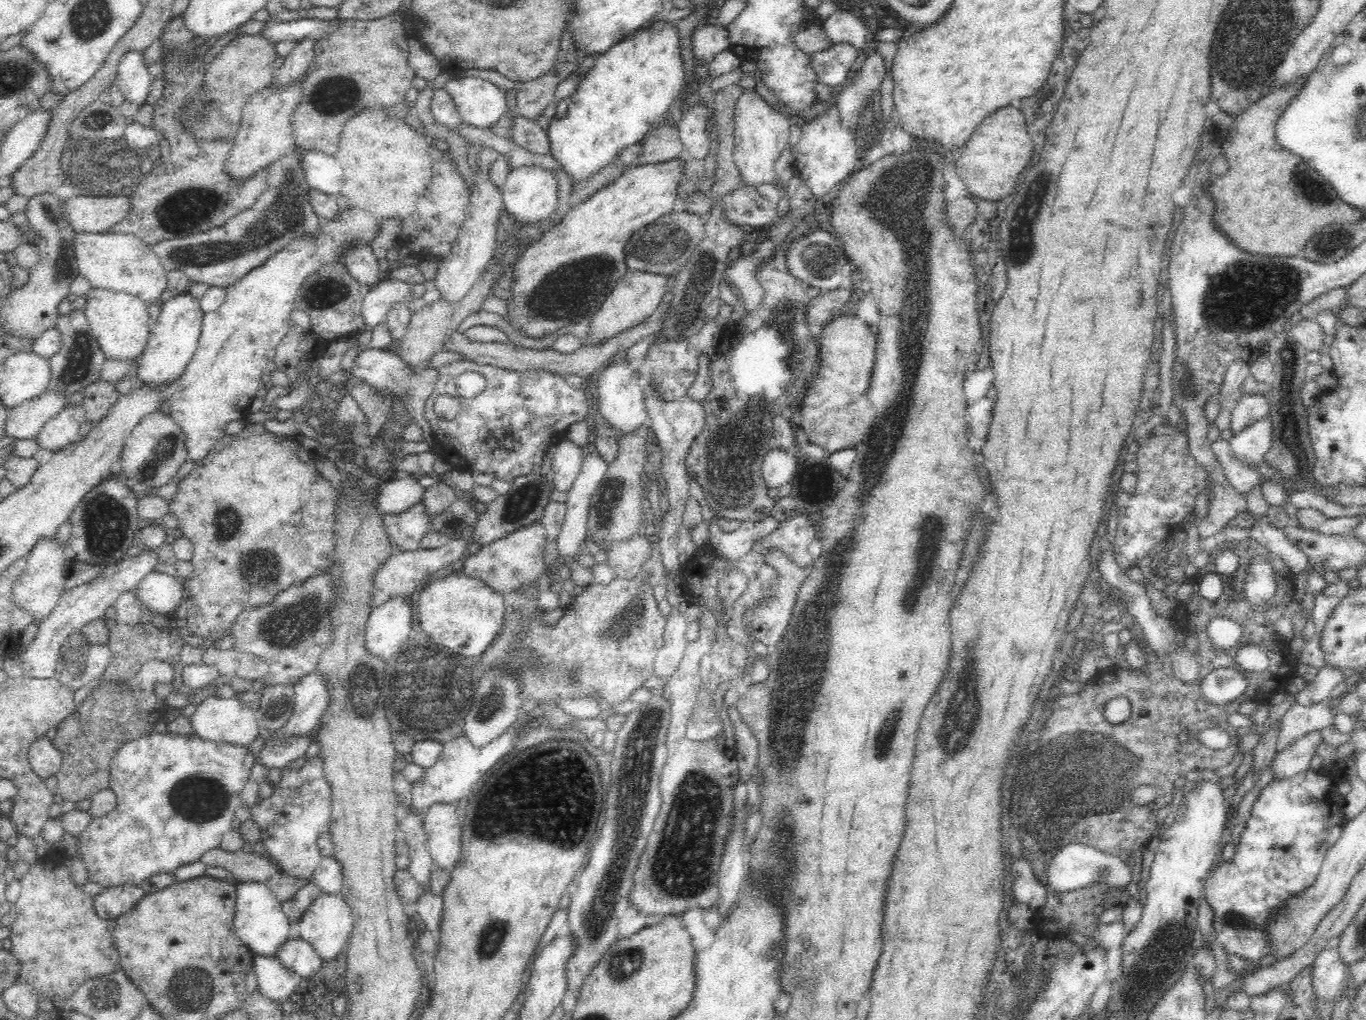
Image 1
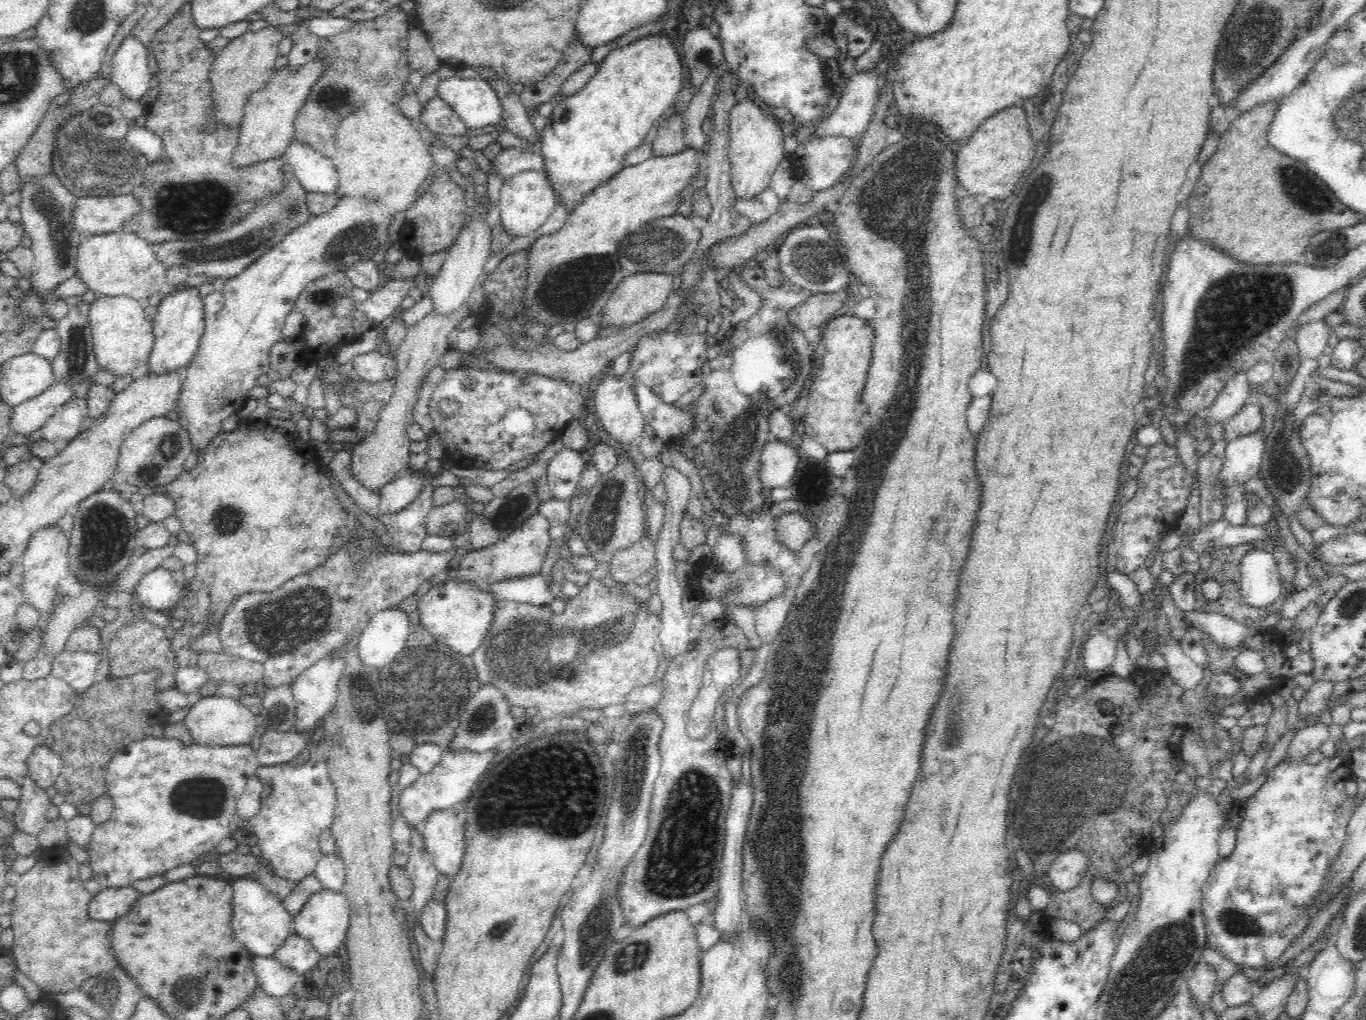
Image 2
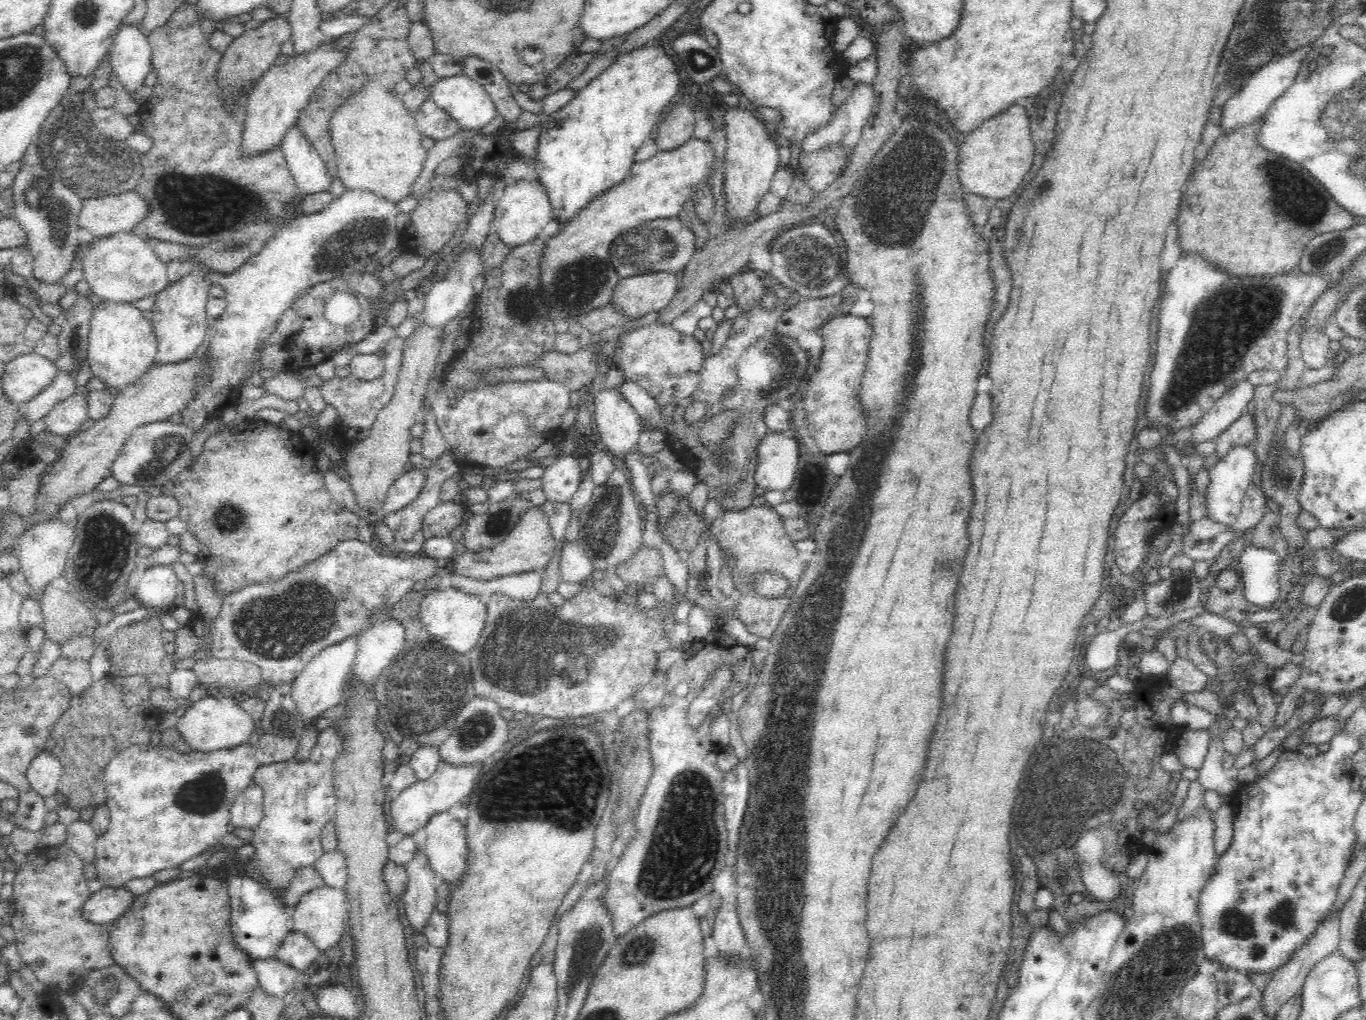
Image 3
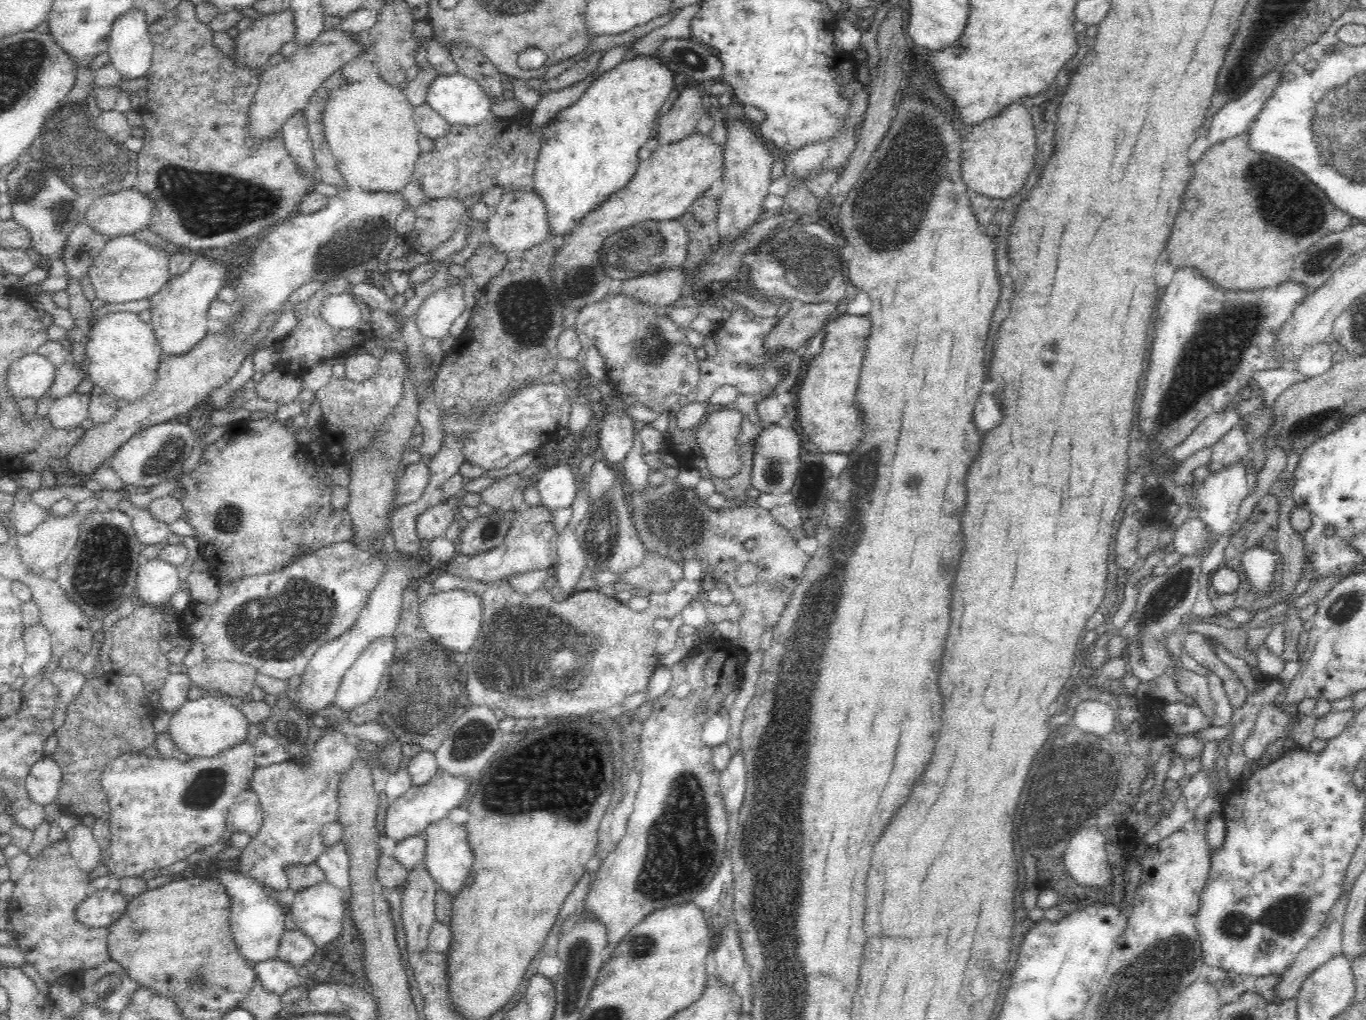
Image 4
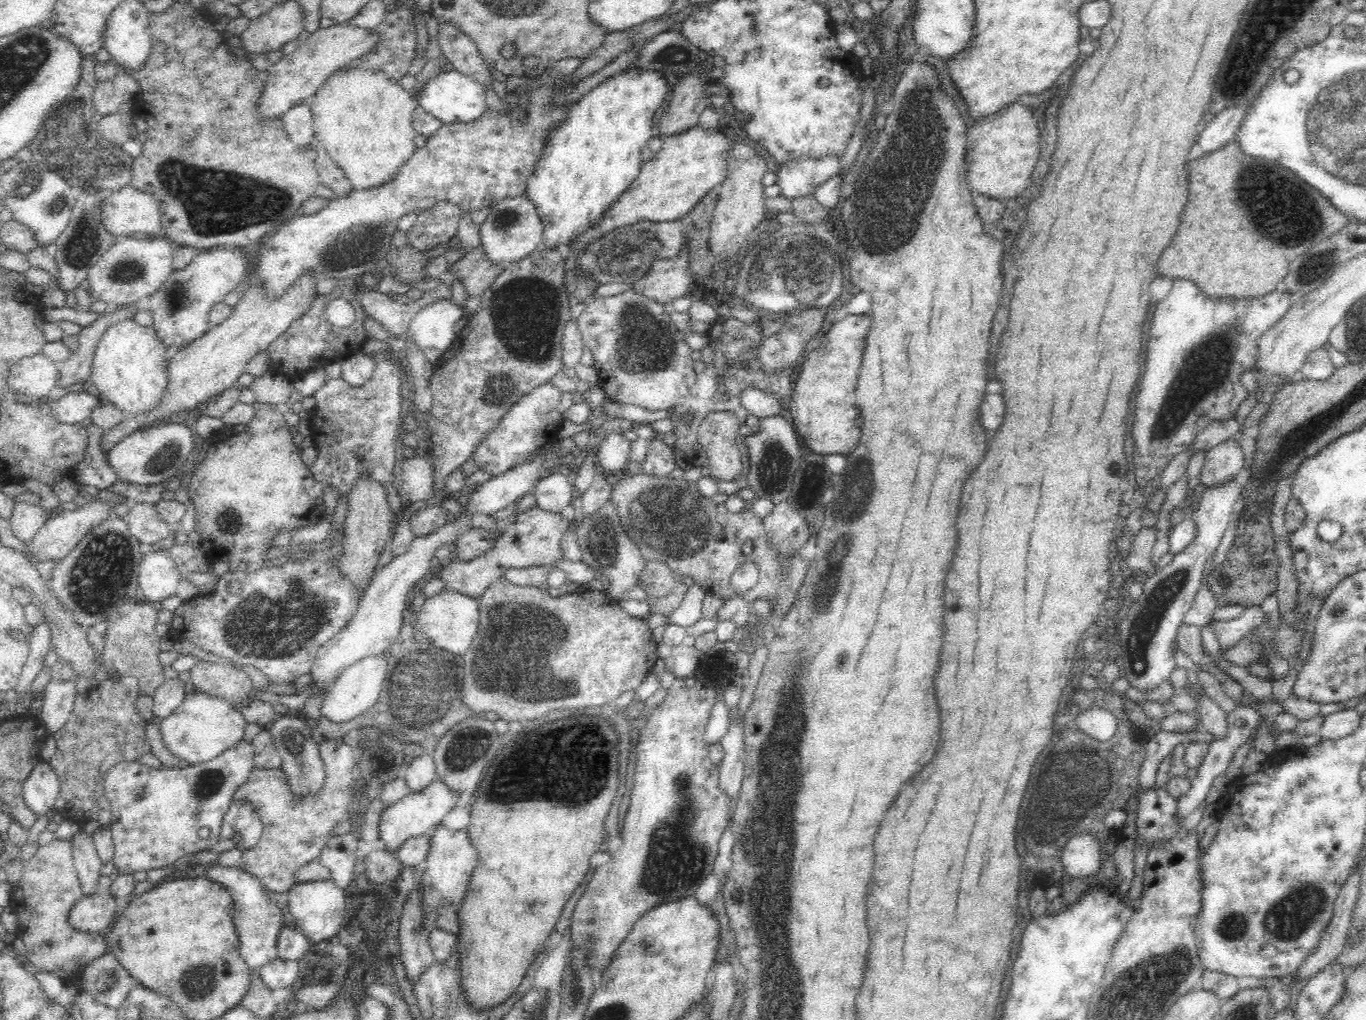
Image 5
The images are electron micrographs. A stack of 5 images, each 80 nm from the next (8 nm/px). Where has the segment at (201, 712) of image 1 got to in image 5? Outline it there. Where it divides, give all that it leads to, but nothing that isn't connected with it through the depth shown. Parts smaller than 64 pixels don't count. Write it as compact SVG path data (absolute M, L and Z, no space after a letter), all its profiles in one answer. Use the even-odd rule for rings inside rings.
M196 691L187 695L170 716L161 720L158 727L168 749L178 753L187 764L196 764L212 760L222 751L242 741L246 719L240 708L238 711L238 706L230 704L226 699Z

